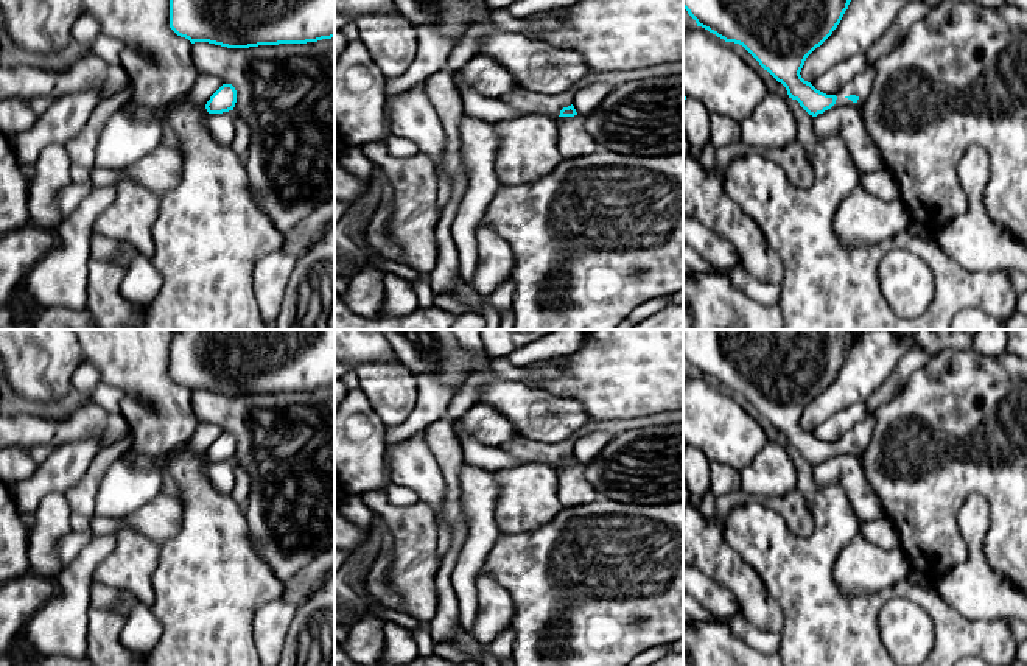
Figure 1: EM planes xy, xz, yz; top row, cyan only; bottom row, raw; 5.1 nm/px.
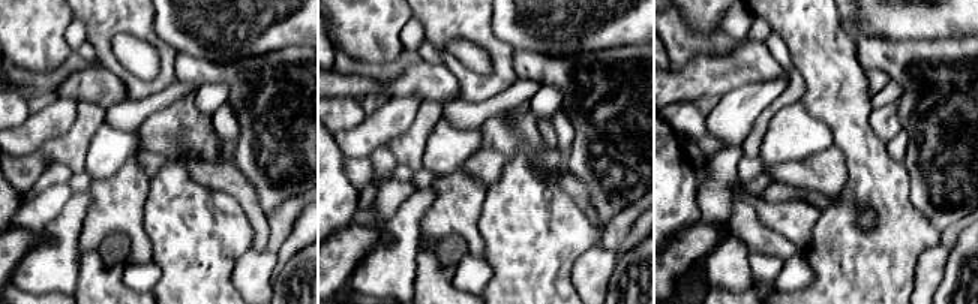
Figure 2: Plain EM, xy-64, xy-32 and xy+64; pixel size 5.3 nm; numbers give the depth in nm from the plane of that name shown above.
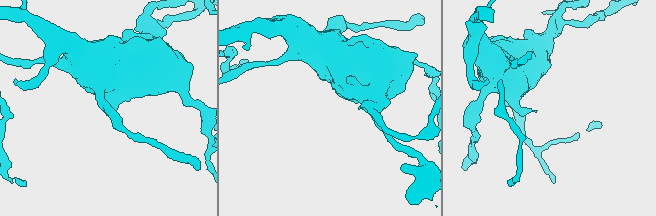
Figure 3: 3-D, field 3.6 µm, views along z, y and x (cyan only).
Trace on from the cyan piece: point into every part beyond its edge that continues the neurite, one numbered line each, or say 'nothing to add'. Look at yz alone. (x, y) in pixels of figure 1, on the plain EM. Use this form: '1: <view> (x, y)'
1: yz (861, 433)

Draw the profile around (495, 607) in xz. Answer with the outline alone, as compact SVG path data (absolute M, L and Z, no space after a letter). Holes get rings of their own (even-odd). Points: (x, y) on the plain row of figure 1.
M490 574L476 579L478 616L471 635L481 644L492 644L514 618L514 601L510 593Z

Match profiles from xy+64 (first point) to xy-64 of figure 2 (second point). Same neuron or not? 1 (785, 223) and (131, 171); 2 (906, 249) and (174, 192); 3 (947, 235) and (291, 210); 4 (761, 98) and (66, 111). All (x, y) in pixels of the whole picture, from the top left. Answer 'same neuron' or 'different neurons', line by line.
1: same neuron
2: same neuron
3: same neuron
4: same neuron

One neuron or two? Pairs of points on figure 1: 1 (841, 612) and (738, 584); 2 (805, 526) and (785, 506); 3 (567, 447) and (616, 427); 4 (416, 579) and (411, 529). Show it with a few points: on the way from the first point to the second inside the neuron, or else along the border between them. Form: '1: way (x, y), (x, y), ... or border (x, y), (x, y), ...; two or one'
1: border (746, 562), (777, 602), (785, 624); two
2: way (800, 522), (789, 511); one
3: way (578, 434), (590, 427), (604, 427); one
4: way (414, 567), (414, 542); one

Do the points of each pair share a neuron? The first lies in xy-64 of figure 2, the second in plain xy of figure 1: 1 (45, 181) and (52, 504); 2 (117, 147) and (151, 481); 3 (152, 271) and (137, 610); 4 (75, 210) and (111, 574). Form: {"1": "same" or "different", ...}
{"1": "different", "2": "same", "3": "same", "4": "different"}

